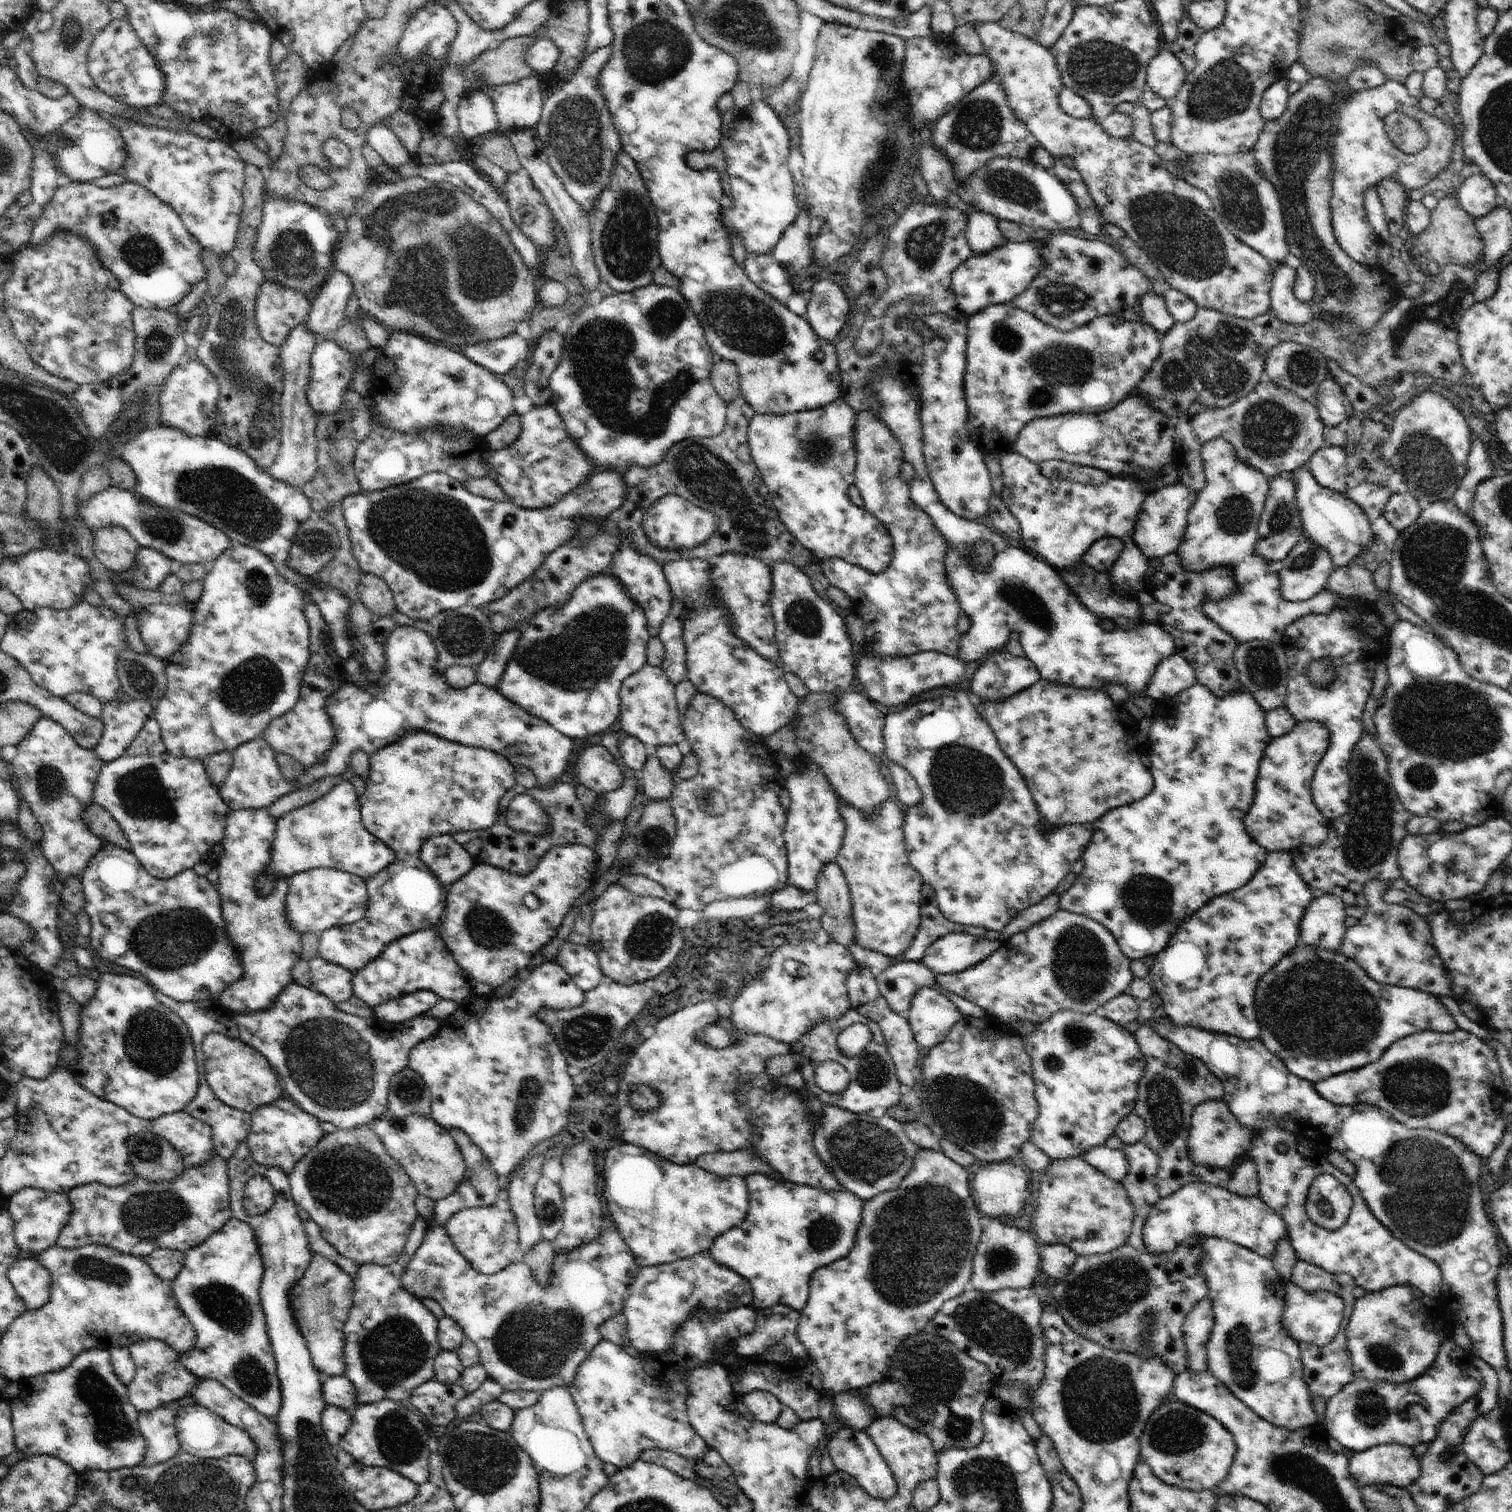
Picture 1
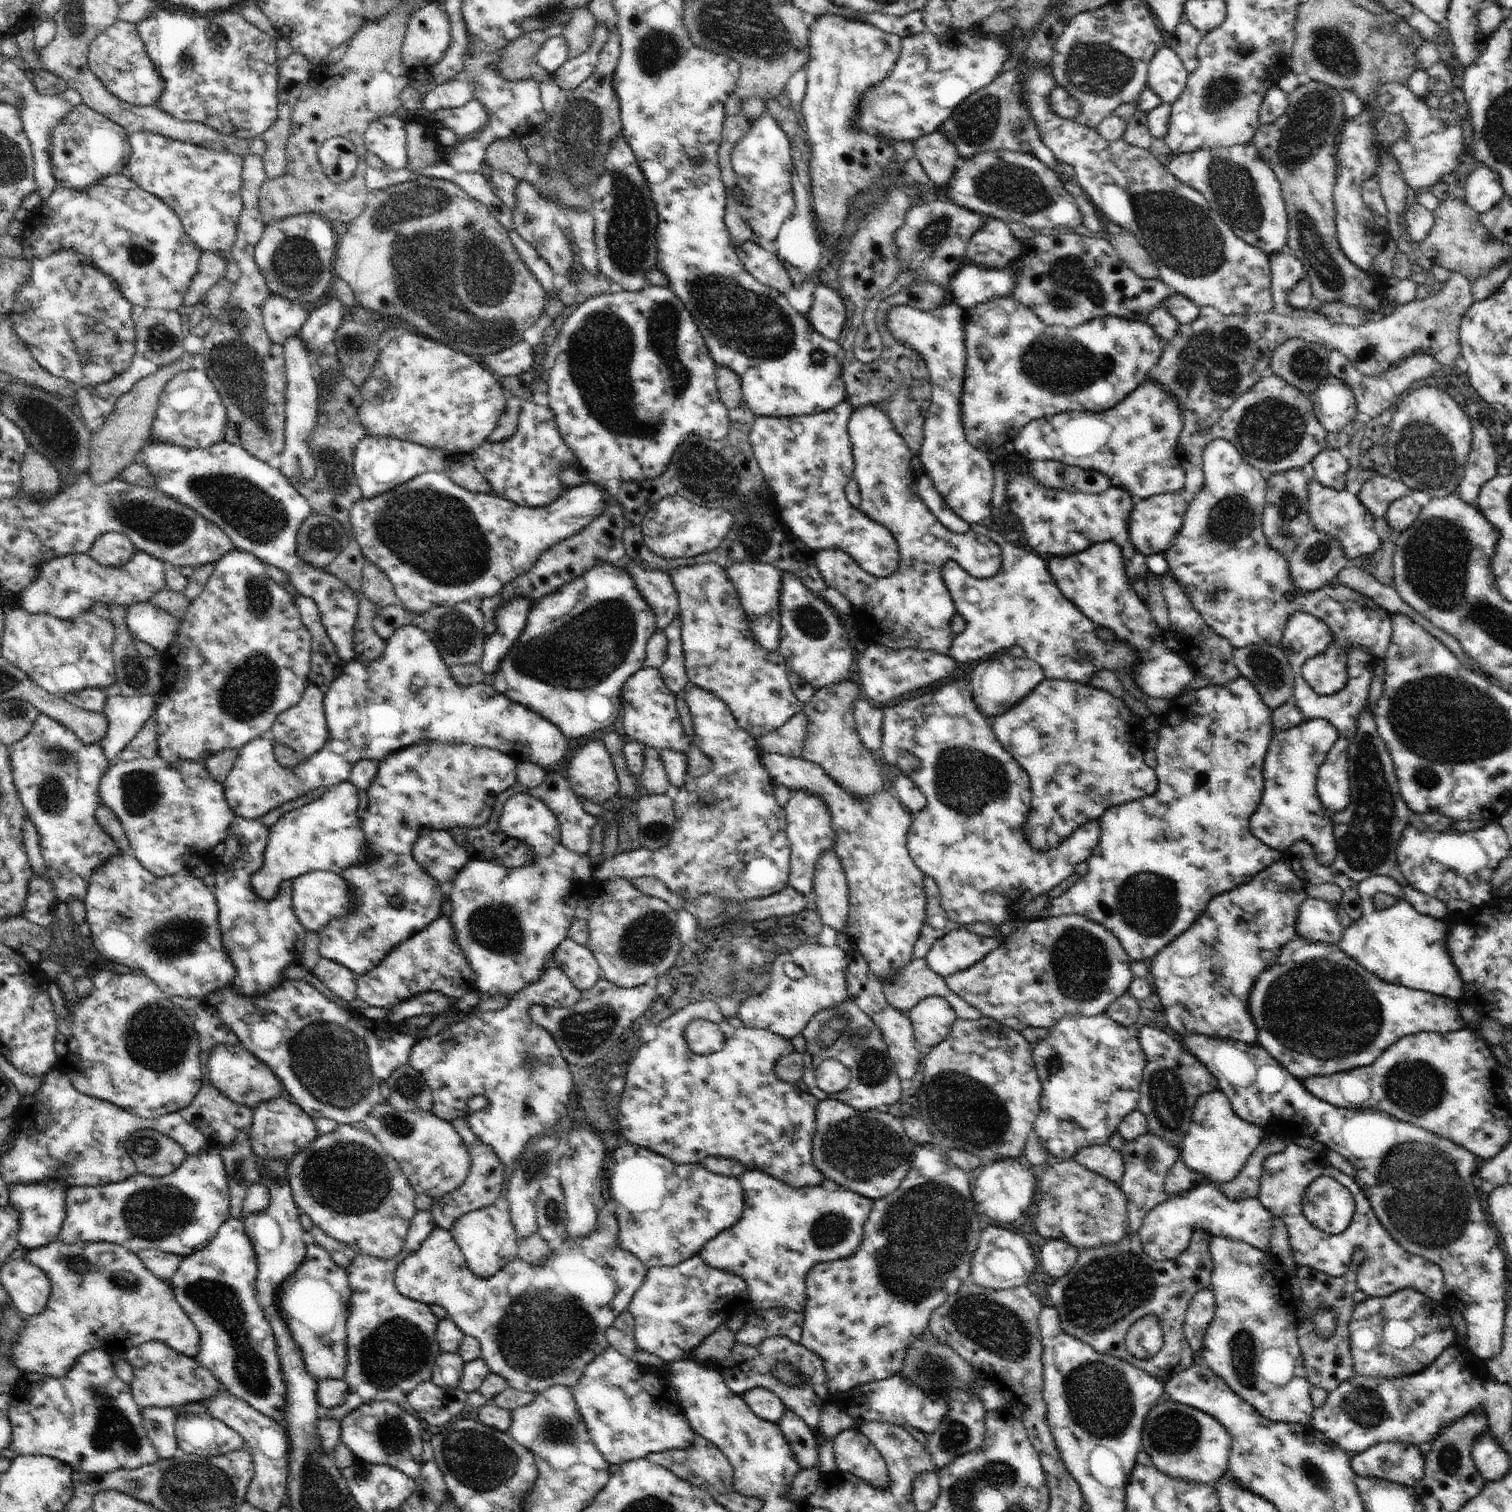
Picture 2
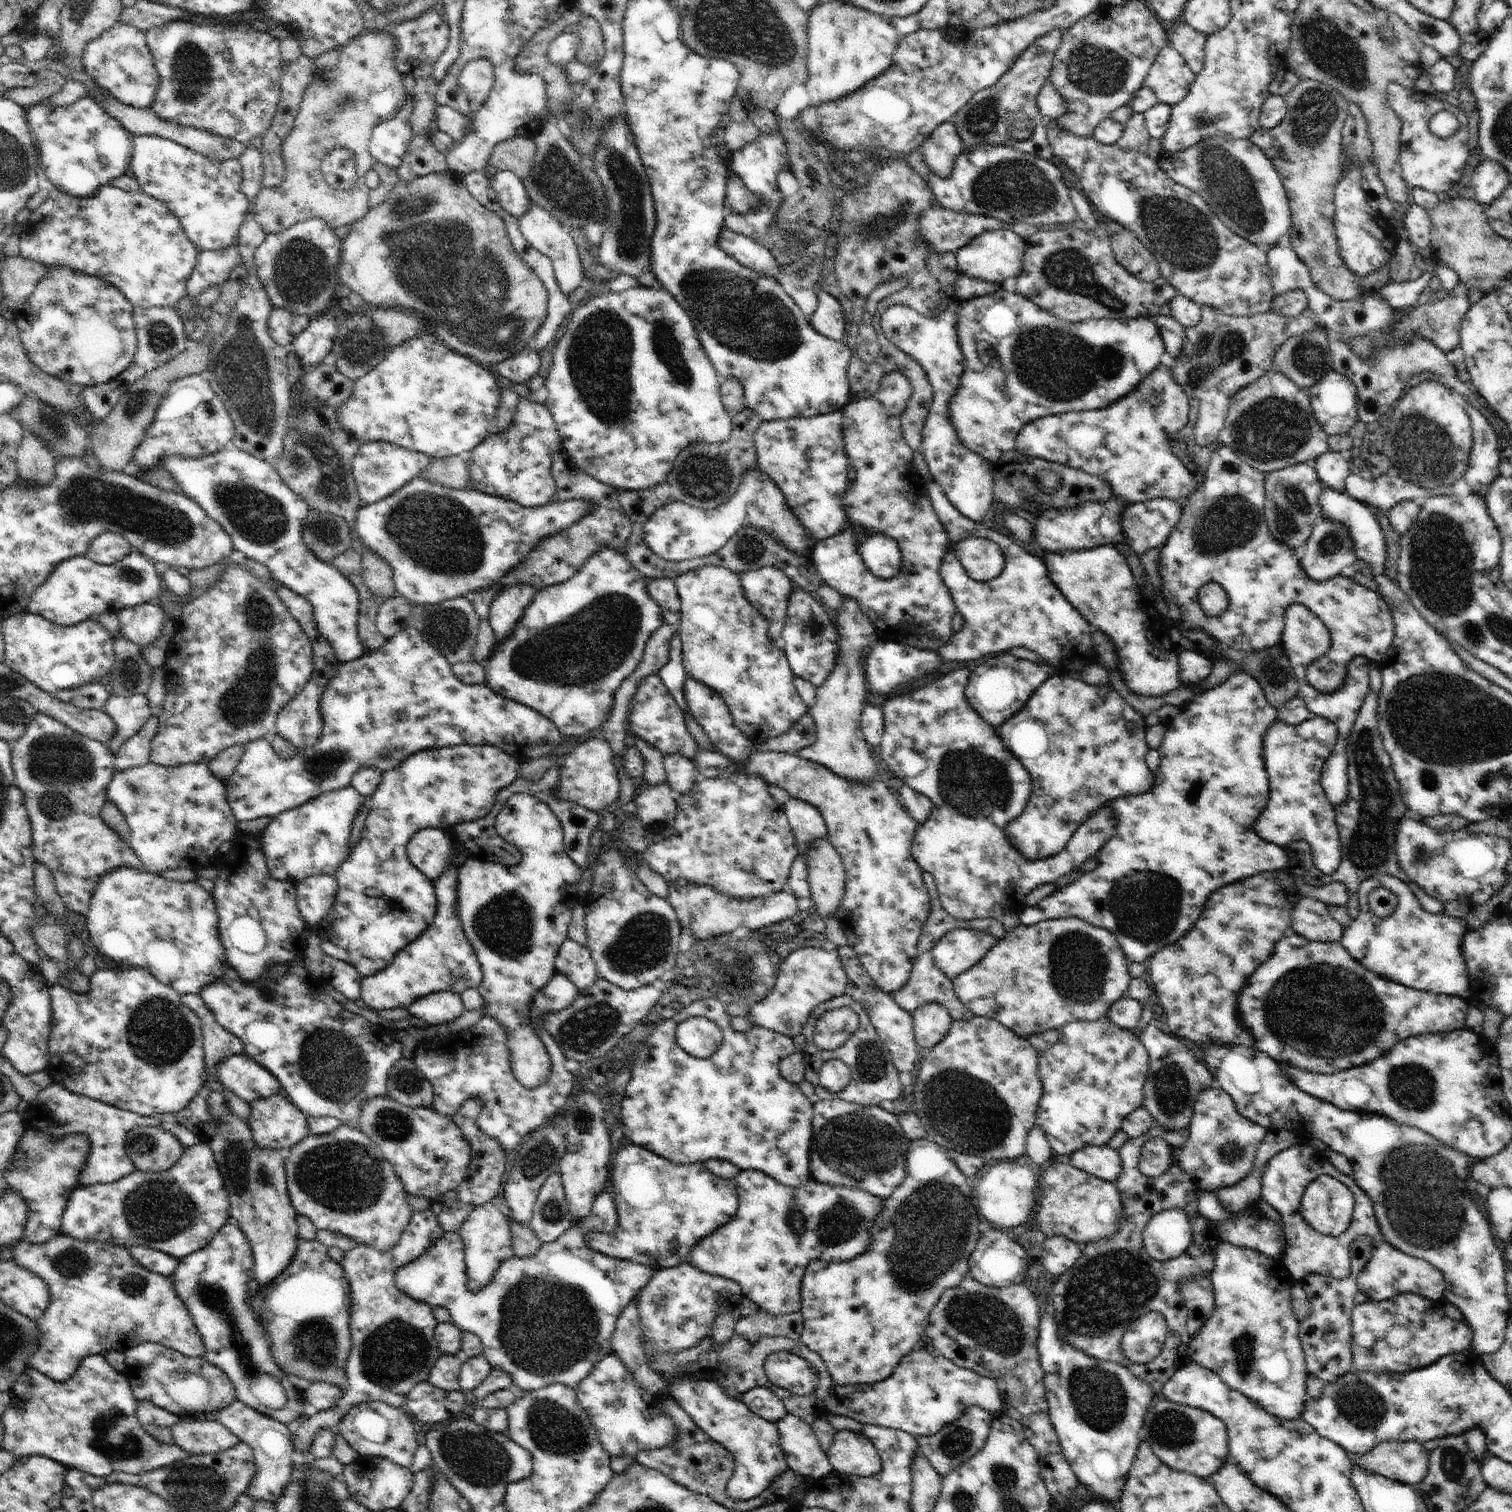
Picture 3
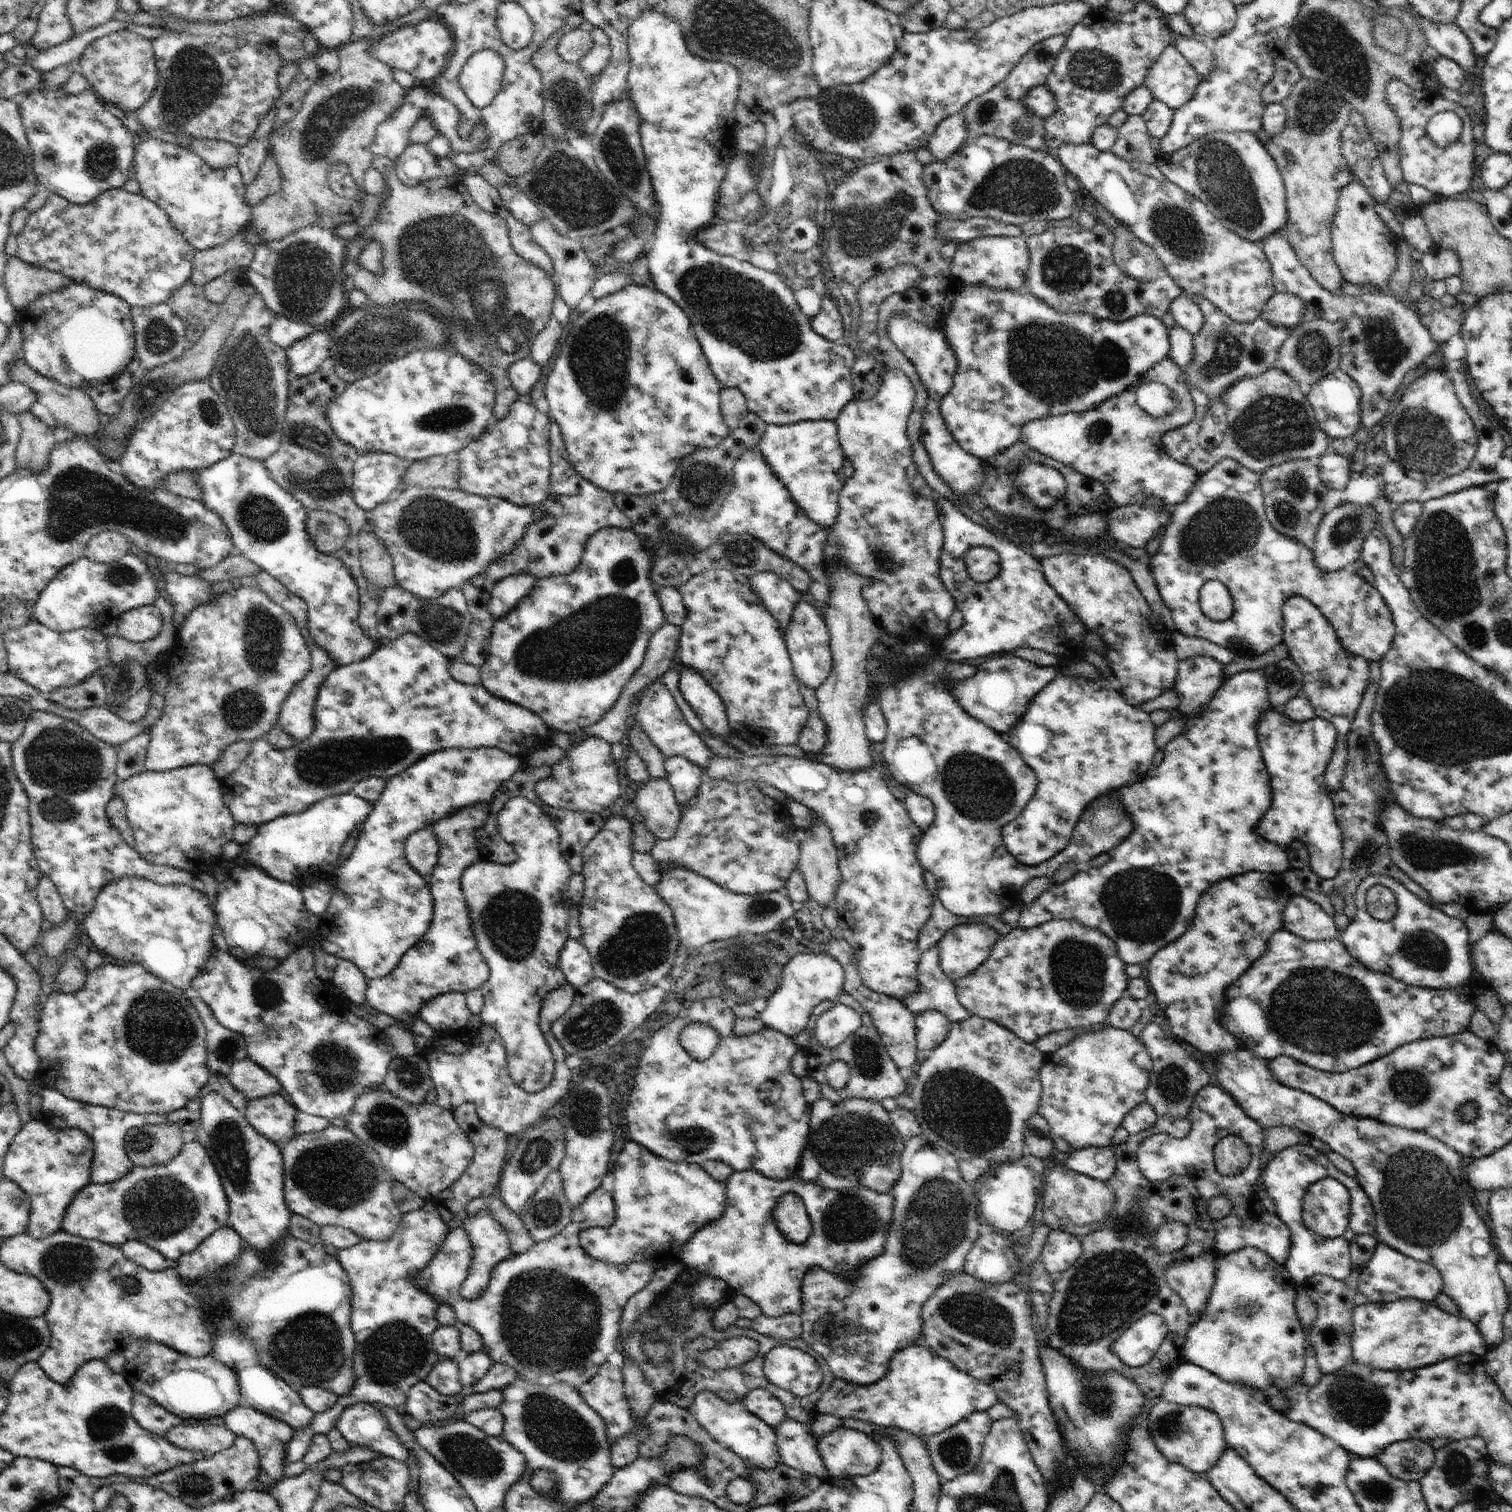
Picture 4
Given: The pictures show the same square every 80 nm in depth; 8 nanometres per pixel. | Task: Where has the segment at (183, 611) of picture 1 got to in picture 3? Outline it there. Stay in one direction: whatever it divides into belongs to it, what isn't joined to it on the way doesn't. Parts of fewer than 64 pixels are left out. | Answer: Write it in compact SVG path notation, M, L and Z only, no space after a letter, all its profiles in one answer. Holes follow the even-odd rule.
M155 602L125 608L117 613L119 630L126 640L146 647L162 634L164 614Z

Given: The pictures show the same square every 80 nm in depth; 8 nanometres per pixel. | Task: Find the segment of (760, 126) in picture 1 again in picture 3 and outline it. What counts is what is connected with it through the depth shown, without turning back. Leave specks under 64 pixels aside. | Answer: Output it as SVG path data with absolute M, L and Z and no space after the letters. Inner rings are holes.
M778 131L773 134L760 133L758 139L746 145L742 150L733 151L729 158L731 160L730 171L740 175L750 191L761 194L761 206L756 211L762 211L763 204L776 188L776 172L782 167L789 168L783 137Z

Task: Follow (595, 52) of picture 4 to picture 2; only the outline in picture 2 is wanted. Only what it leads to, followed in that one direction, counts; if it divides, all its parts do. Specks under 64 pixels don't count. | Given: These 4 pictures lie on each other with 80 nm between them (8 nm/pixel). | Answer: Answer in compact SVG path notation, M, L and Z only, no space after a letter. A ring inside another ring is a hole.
M586 7L575 9L573 16L563 25L560 32L560 35L568 41L569 59L579 57L590 48L596 27L597 20L592 12Z

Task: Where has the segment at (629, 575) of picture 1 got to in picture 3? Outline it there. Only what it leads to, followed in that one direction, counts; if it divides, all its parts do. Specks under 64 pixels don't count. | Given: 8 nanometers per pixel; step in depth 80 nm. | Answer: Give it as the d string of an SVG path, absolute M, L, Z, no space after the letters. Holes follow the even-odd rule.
M656 579L647 584L648 594L660 605L664 622L677 625L681 621L681 600L672 579Z

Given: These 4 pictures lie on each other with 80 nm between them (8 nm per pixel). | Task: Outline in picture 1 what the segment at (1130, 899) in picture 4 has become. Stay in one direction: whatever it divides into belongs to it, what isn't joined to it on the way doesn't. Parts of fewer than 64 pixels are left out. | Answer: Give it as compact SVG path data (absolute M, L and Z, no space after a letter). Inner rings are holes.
M1196 682L1176 696L1156 702L1152 715L1152 726L1146 736L1148 741L1144 745L1144 751L1150 754L1151 758L1149 769L1153 774L1154 788L1148 796L1132 804L1109 810L1093 823L1092 842L1084 851L1082 858L1085 862L1085 869L1077 875L1074 884L1059 896L1059 910L1084 915L1103 924L1116 937L1116 942L1120 945L1122 952L1131 961L1136 959L1149 961L1166 948L1168 940L1180 928L1180 925L1194 912L1198 912L1208 900L1232 892L1250 881L1269 855L1269 851L1260 846L1246 832L1244 824L1244 817L1248 814L1255 799L1256 788L1254 786L1256 786L1259 775L1259 764L1264 756L1265 748L1271 741L1266 724L1266 715L1267 712L1256 702L1252 693L1242 686L1238 691L1217 697L1206 685L1200 685Z

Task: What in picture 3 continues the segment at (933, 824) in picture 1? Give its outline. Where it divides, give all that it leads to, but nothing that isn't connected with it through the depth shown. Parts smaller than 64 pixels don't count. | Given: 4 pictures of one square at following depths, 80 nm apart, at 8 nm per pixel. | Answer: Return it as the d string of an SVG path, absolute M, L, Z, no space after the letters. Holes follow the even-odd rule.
M957 667L946 674L938 676L934 679L934 682L928 682L928 684L916 690L912 690L910 694L894 696L893 698L886 696L882 705L885 718L885 729L882 742L876 750L876 754L880 759L884 760L891 772L901 775L904 785L908 785L910 788L917 790L920 794L924 794L925 797L928 797L932 801L933 809L929 819L923 825L919 825L912 839L911 855L924 873L929 872L935 878L936 889L939 892L941 905L949 912L950 916L953 916L955 919L960 919L961 921L990 917L1000 919L1004 914L1008 914L1008 912L1020 915L1027 906L1025 903L1026 896L1028 896L1034 888L1038 888L1040 884L1048 882L1054 883L1060 876L1068 874L1070 871L1074 870L1074 868L1080 869L1080 866L1082 866L1086 860L1093 856L1097 856L1100 849L1115 835L1115 826L1117 825L1117 818L1111 809L1111 803L1108 803L1096 809L1090 816L1087 816L1087 819L1080 824L1076 832L1070 837L1069 843L1064 847L1064 850L1050 858L1041 861L1031 861L1025 856L1022 856L1022 853L1019 853L1013 846L1008 844L1008 840L1004 838L1004 832L1002 832L1002 830L1004 830L1004 826L1006 826L1008 822L1016 820L1024 812L1033 791L1033 780L1028 770L1026 770L1026 767L1016 758L1016 754L1002 742L998 730L990 726L987 722L984 722L966 700L964 689L968 684L971 674L972 671L968 668Z

